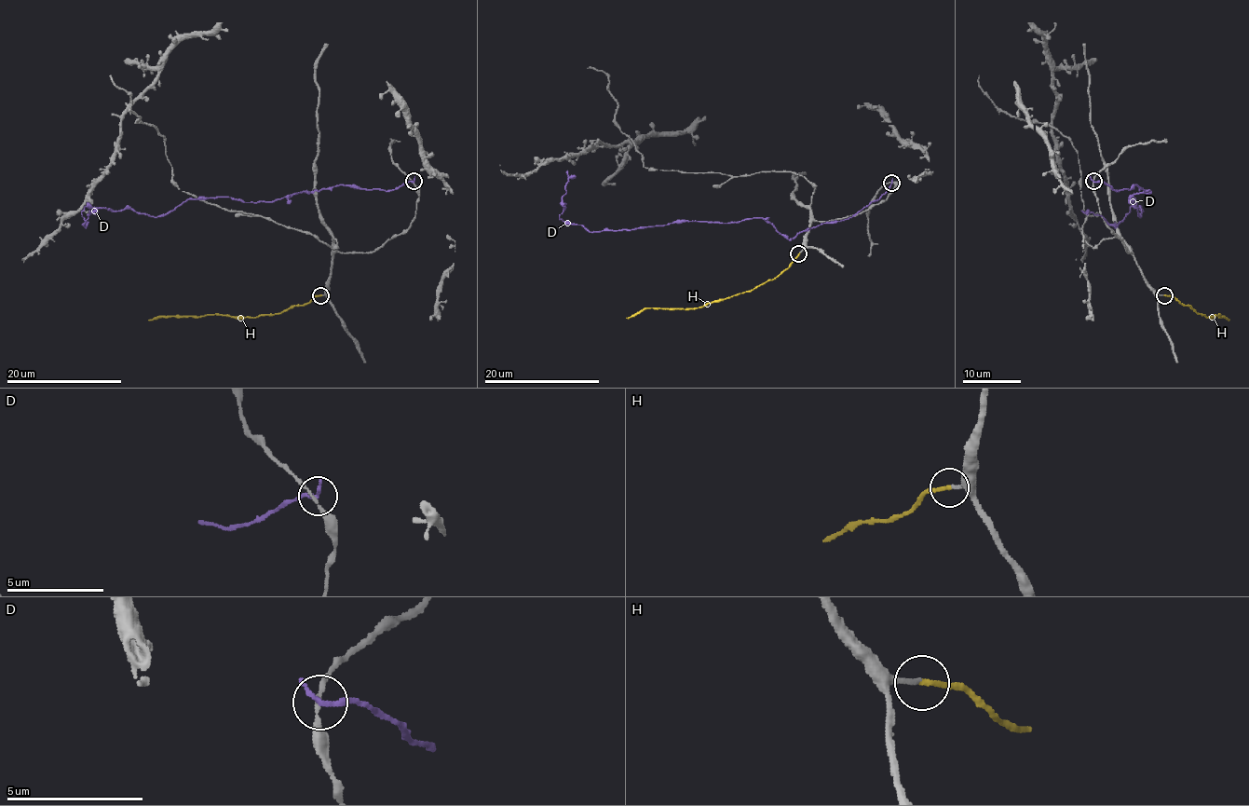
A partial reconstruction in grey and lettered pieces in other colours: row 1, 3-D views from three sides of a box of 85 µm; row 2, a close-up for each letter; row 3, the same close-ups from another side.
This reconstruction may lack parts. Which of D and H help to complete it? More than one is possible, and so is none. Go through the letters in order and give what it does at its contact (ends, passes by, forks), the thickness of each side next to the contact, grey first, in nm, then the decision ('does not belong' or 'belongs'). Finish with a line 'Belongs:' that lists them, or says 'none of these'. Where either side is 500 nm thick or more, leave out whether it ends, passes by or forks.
D: it ends; calibres 160 and 200 nm; does not belong
H: it ends; calibres 150 and 190 nm; belongs
Belongs: H

